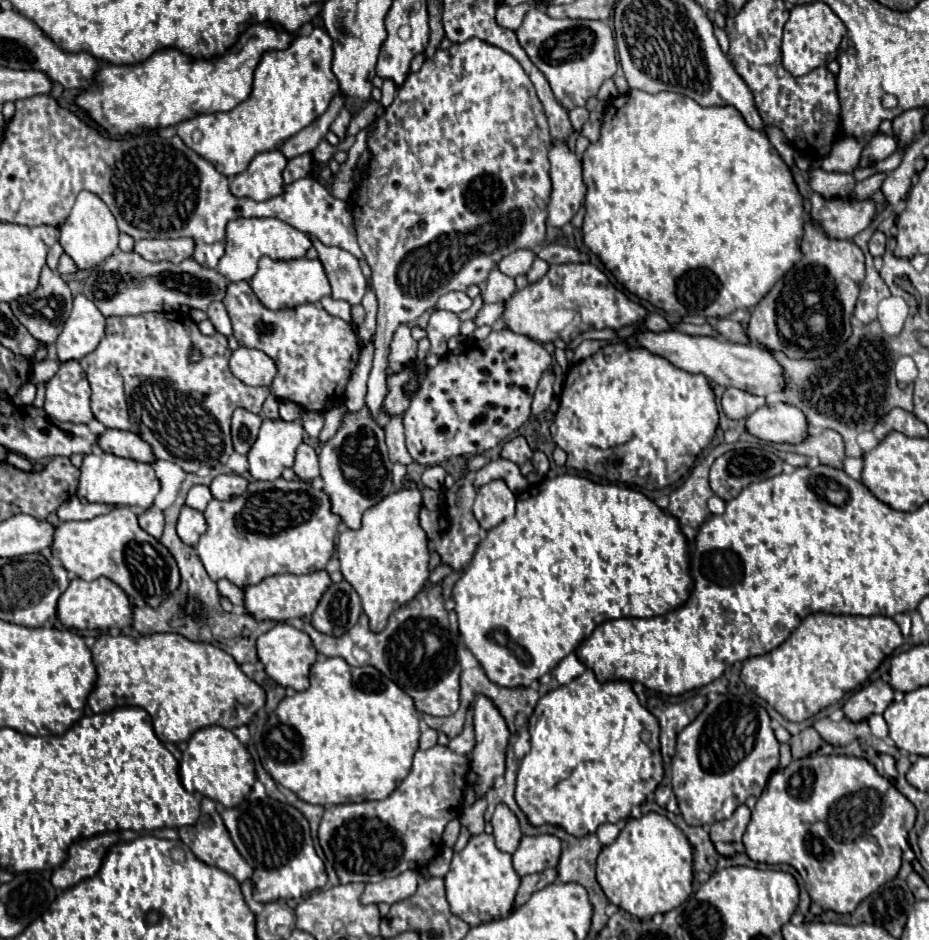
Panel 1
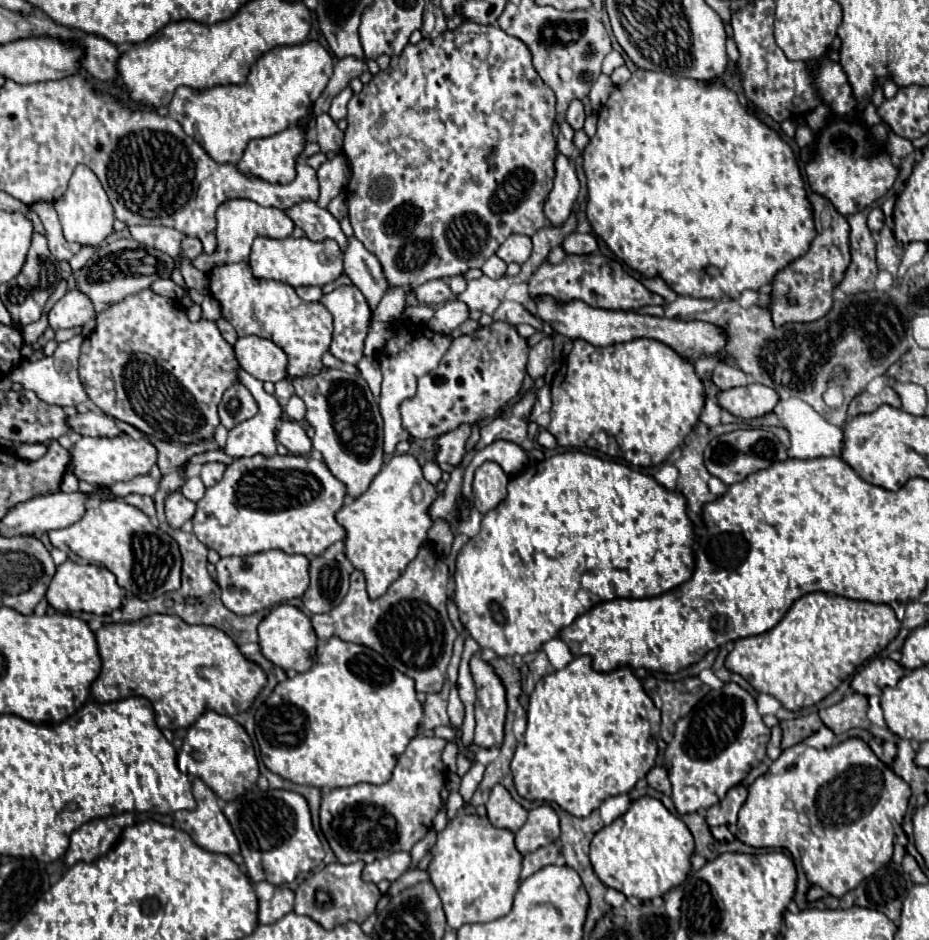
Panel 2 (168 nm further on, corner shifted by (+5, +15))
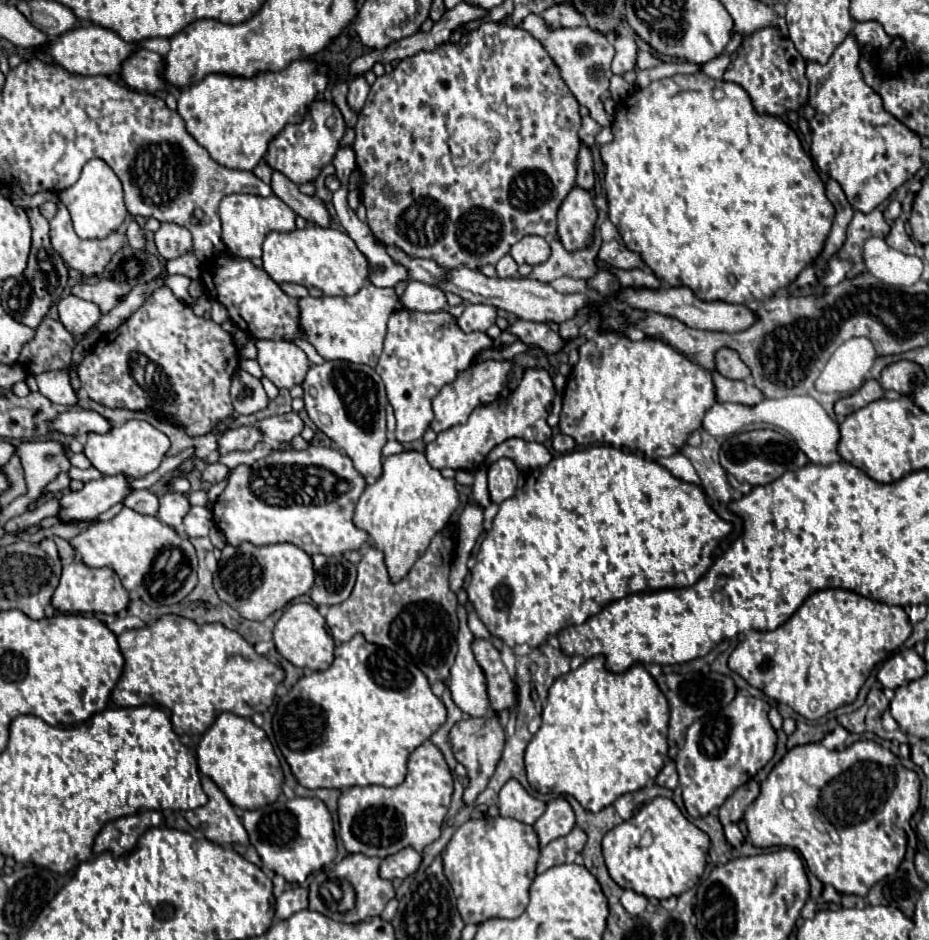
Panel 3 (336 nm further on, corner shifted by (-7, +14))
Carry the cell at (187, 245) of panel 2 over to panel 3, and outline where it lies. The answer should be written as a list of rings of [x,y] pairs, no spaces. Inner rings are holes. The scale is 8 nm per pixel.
[[[187,252],[171,262],[167,262],[167,274],[181,274],[187,278],[199,278],[199,260],[193,252]]]

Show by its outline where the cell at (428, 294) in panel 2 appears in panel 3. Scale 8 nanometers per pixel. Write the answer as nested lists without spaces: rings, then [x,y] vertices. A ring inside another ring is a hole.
[[[409,282],[399,298],[399,304],[411,312],[435,312],[447,308],[445,292],[423,282]]]

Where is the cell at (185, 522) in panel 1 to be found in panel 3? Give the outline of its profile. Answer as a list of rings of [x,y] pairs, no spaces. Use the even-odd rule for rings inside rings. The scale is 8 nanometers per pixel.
[[[167,492],[159,498],[159,510],[157,510],[157,518],[161,522],[165,522],[167,526],[181,526],[183,516],[189,510],[189,500],[179,494],[179,492]]]

